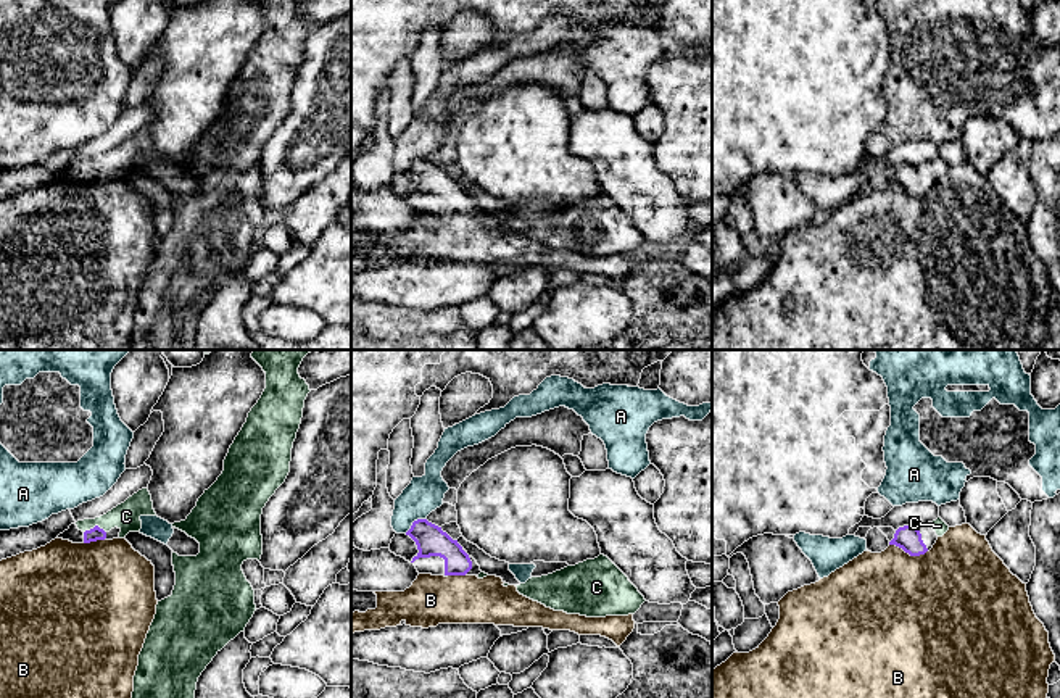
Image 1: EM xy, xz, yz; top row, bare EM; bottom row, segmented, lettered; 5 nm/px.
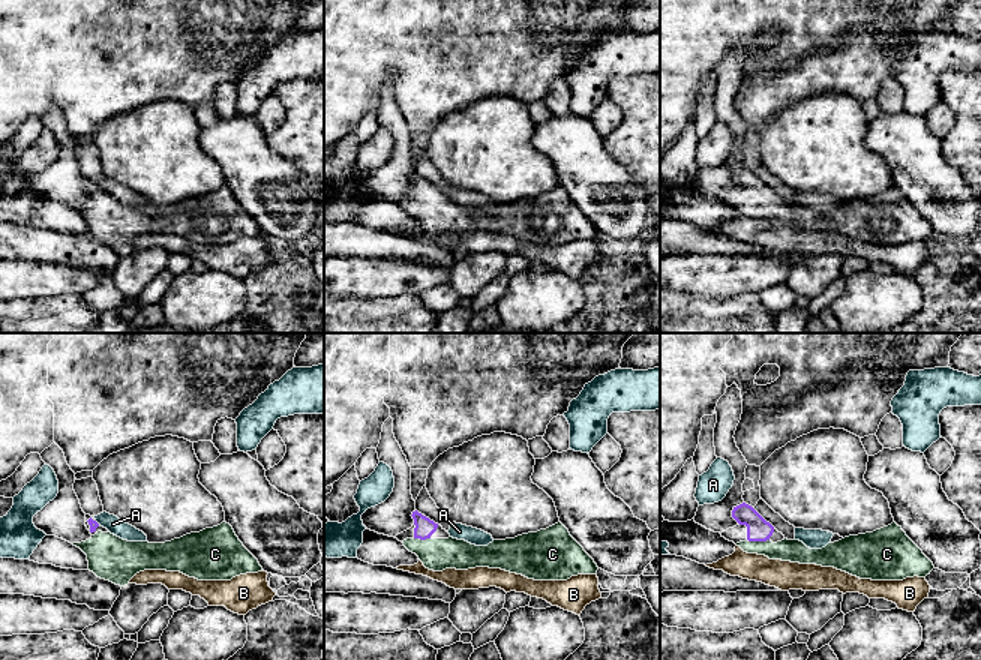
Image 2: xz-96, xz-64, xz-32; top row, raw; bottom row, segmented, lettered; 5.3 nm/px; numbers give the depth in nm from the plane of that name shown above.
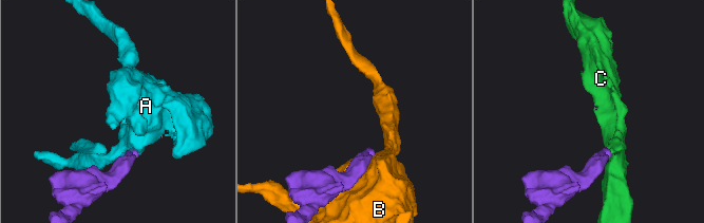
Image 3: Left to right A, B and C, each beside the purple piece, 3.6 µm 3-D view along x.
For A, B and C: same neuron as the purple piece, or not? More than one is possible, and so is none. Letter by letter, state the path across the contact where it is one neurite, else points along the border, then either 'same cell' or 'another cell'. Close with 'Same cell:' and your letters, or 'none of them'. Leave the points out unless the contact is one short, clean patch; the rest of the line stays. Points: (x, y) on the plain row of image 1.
A: border xz (426, 157), (418, 157), (405, 171); another cell
B: another cell
C: way xy (94, 173), (95, 165), (118, 155), (126, 155); same cell
Same cell: C

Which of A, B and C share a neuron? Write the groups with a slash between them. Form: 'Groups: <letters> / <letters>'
Groups: A / B / C

